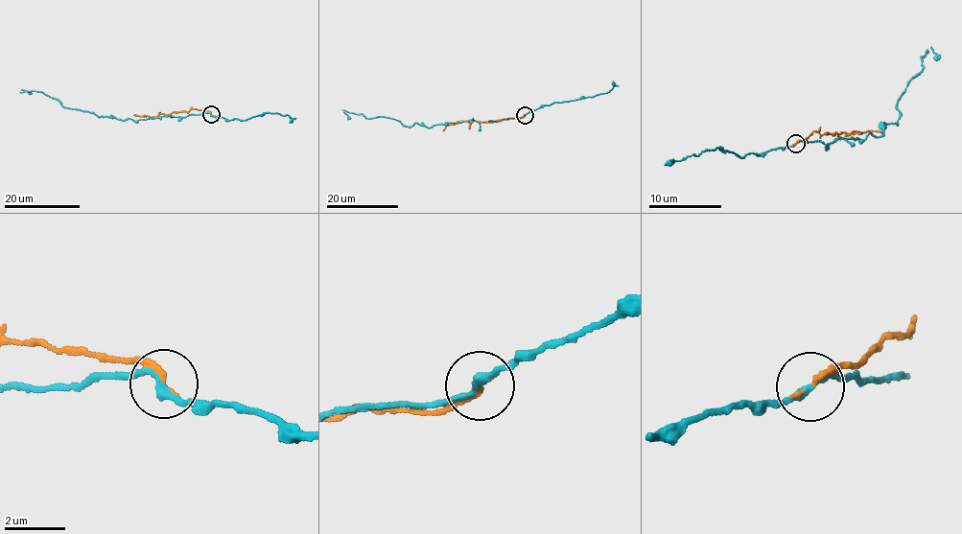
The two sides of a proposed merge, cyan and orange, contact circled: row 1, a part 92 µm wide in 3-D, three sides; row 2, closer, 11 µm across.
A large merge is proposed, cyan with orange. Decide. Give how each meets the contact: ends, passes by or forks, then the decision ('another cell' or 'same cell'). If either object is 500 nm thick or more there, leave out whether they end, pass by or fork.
cyan passes by | orange ends | another cell

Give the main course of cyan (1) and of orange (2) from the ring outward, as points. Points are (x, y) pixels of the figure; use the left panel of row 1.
1: (211, 114), (123, 120), (64, 107), (58, 100), (41, 92), (26, 91), (32, 93)
2: (211, 114), (190, 108), (187, 112), (154, 117), (134, 115)

